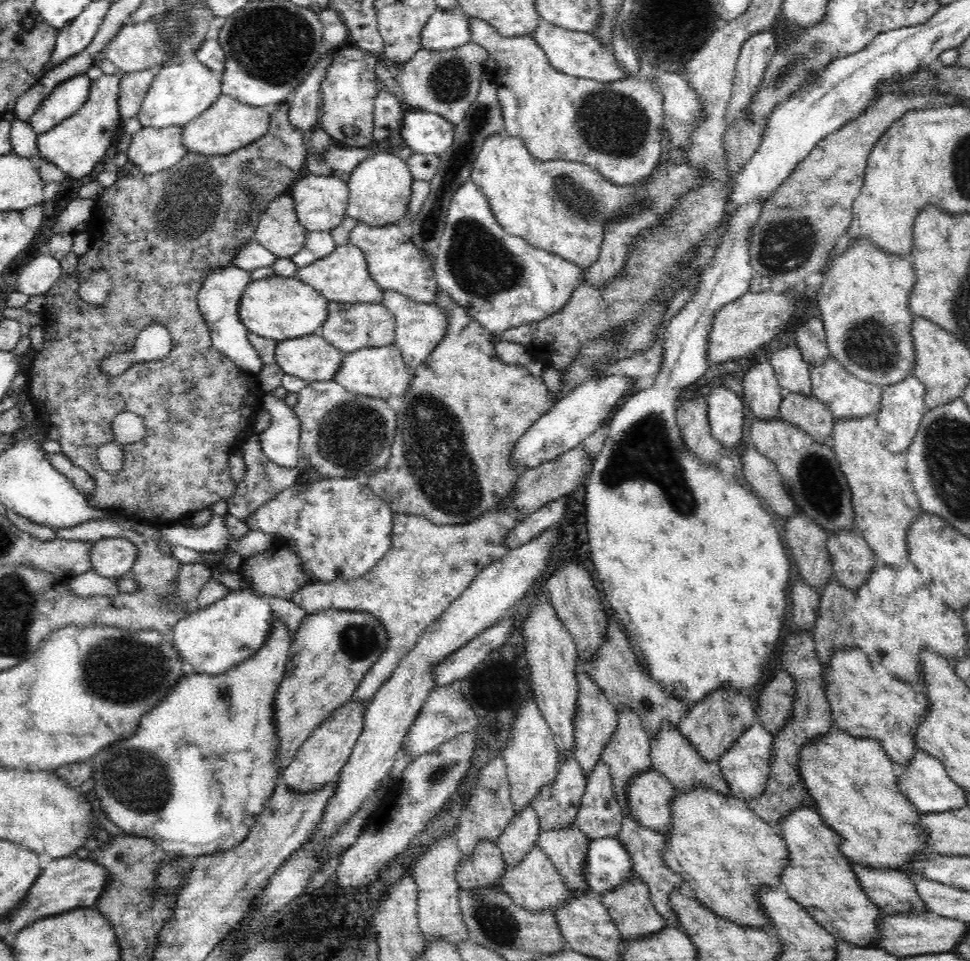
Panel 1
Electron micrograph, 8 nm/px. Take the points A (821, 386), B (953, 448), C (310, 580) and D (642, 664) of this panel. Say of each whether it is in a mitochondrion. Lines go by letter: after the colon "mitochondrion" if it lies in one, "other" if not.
A: other
B: mitochondrion
C: other
D: other

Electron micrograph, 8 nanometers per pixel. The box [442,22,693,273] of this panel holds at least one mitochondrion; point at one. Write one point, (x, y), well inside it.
(611, 123)

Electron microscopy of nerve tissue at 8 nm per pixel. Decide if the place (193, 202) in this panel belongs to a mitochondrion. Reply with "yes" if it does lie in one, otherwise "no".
yes

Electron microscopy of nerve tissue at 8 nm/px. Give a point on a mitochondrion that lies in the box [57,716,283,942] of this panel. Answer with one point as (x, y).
(143, 785)

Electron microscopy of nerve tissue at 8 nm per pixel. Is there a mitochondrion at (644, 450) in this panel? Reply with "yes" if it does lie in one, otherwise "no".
yes

